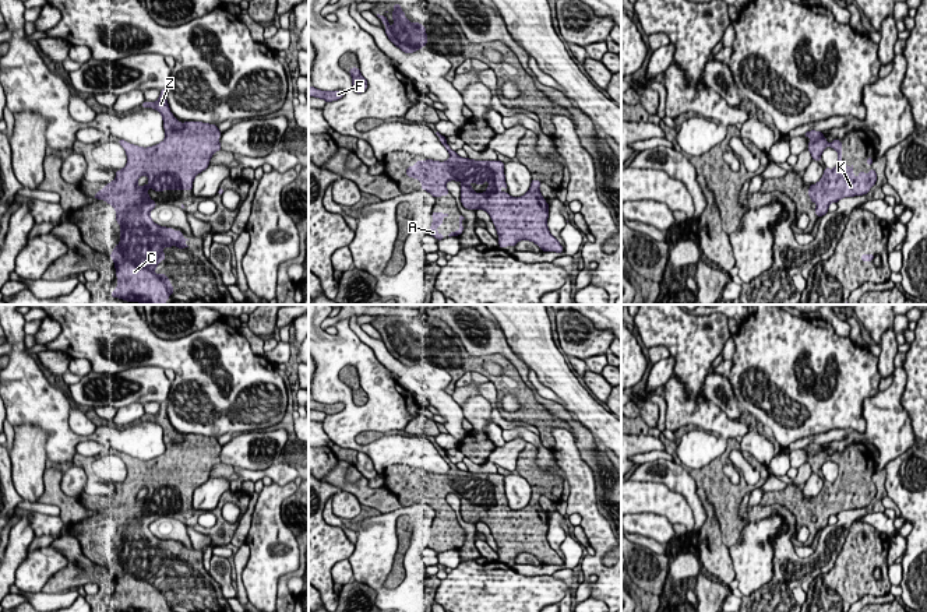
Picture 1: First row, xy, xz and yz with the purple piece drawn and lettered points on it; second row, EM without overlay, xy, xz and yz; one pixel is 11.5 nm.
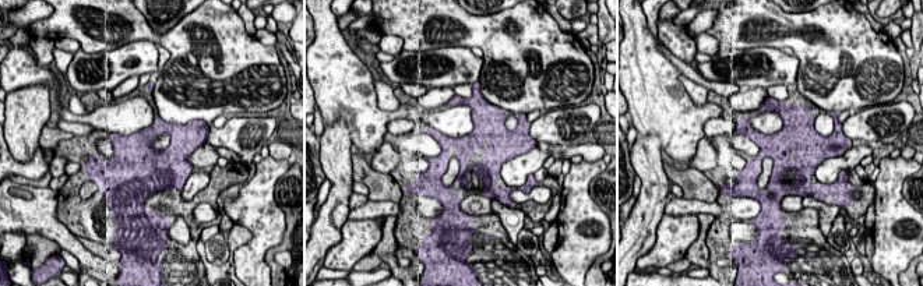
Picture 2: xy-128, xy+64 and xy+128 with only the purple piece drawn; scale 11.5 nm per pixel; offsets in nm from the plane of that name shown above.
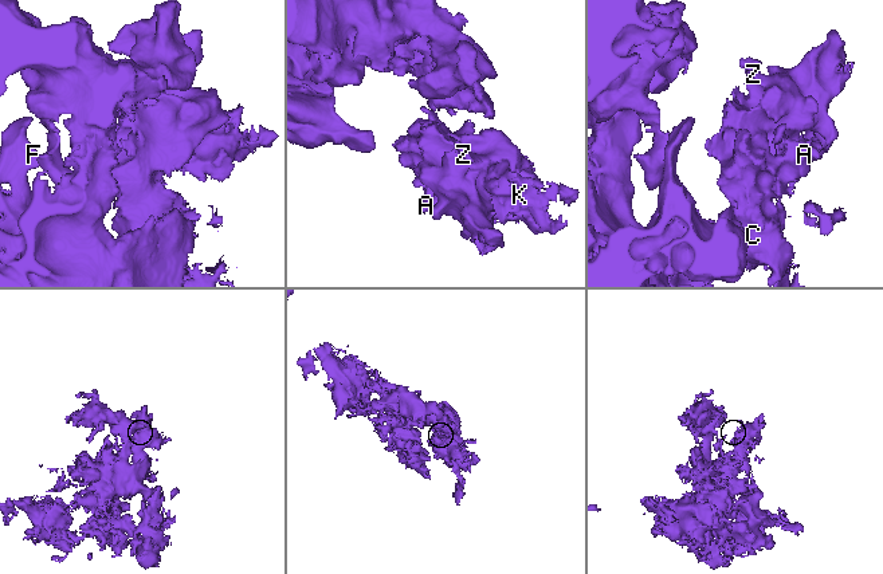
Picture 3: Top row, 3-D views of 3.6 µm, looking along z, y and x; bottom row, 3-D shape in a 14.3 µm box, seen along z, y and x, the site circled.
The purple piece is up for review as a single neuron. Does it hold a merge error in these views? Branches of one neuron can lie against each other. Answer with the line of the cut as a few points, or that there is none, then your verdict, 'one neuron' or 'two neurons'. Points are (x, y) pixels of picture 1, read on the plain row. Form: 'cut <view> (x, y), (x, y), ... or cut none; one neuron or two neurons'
cut none; one neuron

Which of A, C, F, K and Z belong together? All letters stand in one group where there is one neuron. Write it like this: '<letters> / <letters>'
A C F K Z

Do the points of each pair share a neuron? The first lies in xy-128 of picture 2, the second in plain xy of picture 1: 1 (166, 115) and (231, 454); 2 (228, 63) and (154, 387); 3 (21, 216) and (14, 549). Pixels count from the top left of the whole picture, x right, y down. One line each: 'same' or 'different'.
1: different
2: different
3: different

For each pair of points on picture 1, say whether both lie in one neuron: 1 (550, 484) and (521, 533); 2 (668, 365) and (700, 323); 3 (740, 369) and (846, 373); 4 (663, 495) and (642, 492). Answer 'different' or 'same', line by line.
1: same
2: different
3: same
4: same

